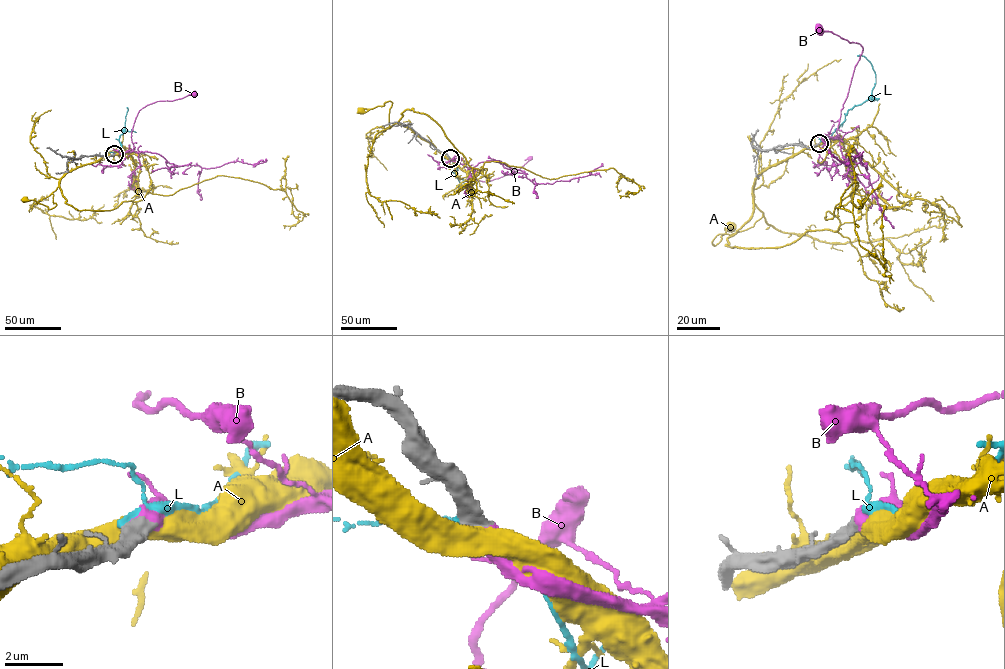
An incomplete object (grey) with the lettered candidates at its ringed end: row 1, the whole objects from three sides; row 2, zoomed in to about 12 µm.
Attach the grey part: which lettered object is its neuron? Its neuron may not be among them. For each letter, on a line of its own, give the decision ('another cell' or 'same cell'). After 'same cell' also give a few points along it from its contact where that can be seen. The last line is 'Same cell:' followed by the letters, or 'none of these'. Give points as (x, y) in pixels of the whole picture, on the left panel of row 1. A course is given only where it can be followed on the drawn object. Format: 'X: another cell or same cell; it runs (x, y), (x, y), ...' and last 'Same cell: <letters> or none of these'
A: another cell
B: same cell; it runs (114, 154), (132, 150), (131, 133), (137, 113), (143, 108), (194, 94)
L: another cell
Same cell: B

